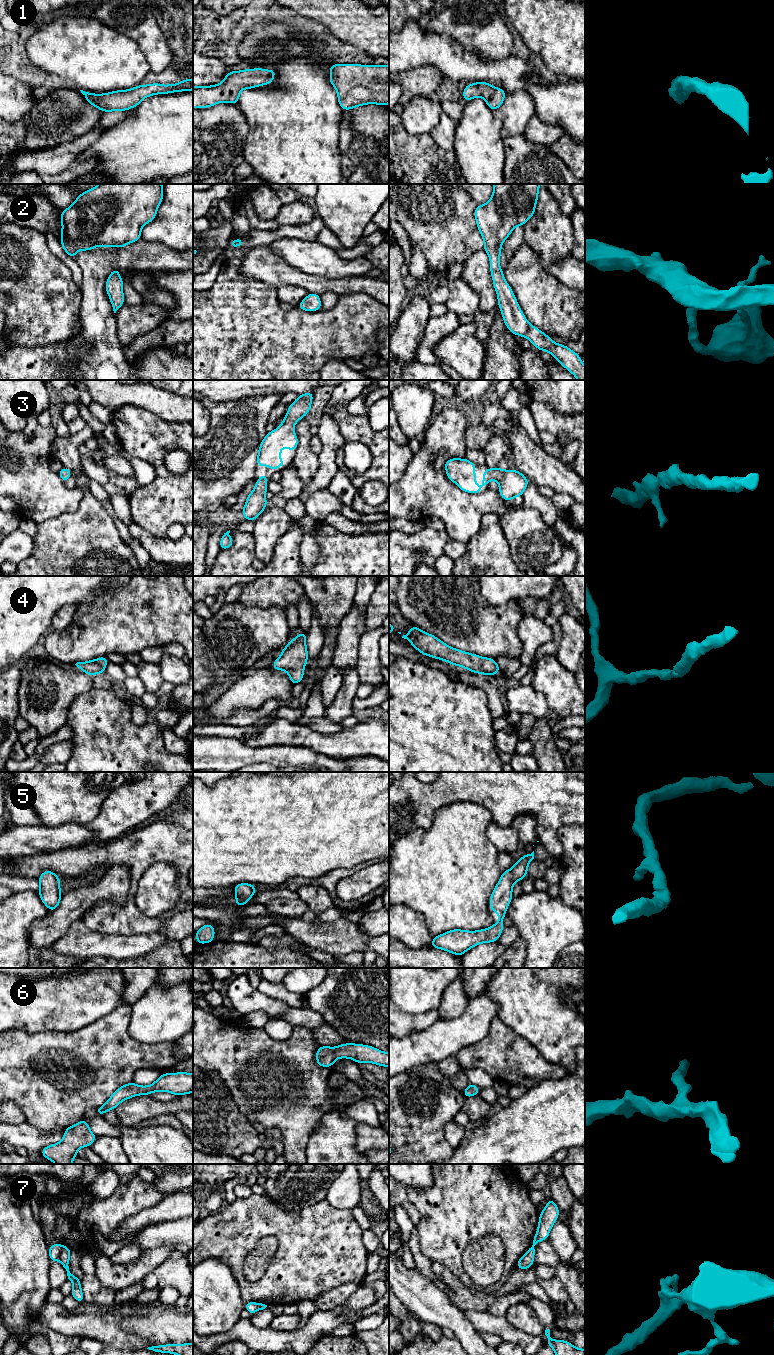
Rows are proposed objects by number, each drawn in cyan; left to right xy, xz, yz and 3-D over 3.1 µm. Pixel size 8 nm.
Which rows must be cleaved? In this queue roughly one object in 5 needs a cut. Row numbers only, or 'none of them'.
7

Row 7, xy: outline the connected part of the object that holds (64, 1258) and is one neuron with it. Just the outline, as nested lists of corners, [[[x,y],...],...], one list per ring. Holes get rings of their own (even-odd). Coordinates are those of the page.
[[[64,1246],[61,1251],[59,1260],[67,1271],[68,1279],[73,1283],[71,1296],[73,1296],[79,1303],[84,1303],[84,1296],[81,1290],[80,1279],[77,1278],[75,1275],[71,1274],[69,1271],[68,1264],[69,1264],[70,1254],[71,1254],[71,1249],[69,1249],[67,1246]]]

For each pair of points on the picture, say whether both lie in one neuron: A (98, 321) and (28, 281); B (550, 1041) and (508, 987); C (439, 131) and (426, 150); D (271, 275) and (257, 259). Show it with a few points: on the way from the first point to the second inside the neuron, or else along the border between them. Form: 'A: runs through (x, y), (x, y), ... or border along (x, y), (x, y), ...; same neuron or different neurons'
A: border along (81, 289), (79, 330), (75, 333); different neurons
B: runs through (549, 1028), (521, 1000); same neuron
C: border along (430, 133), (440, 147), (445, 150), (452, 150); different neurons
D: runs through (269, 271), (261, 263); same neuron

